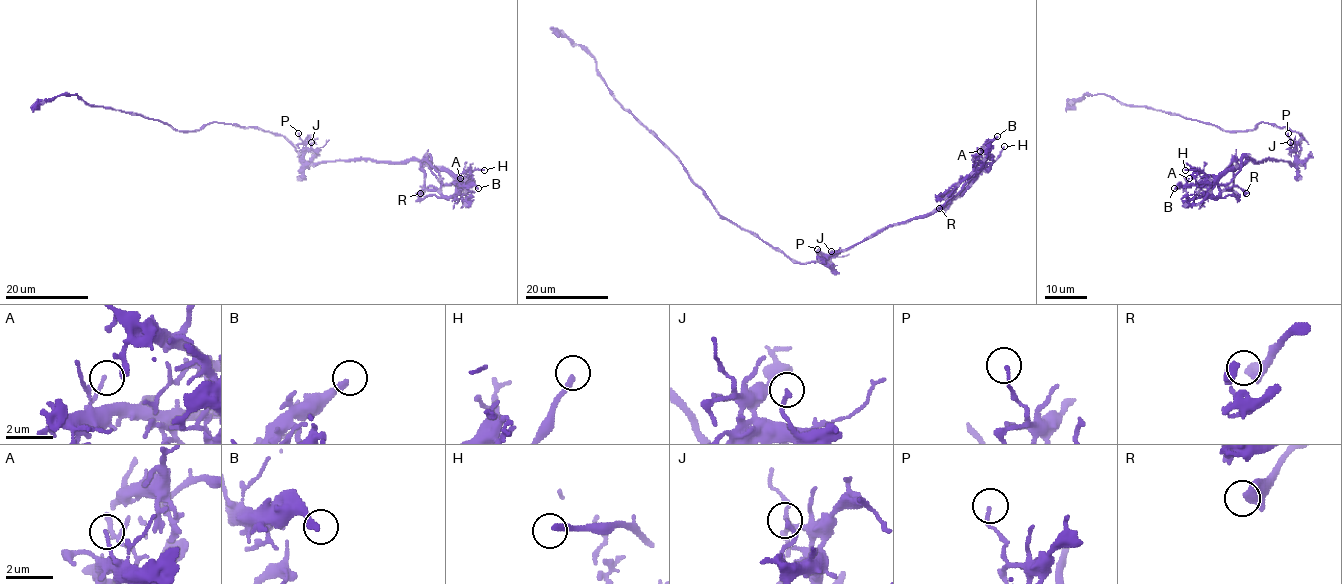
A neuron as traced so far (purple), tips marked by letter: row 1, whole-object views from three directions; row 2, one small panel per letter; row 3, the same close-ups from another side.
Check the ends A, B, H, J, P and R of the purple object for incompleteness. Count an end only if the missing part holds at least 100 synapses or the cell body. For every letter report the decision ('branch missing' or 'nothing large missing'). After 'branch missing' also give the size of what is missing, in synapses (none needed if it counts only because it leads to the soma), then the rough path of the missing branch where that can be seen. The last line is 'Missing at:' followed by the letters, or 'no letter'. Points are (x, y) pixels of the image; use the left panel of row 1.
A: nothing large missing
B: nothing large missing
H: branch missing
J: nothing large missing
P: nothing large missing
R: nothing large missing
Missing at: H

